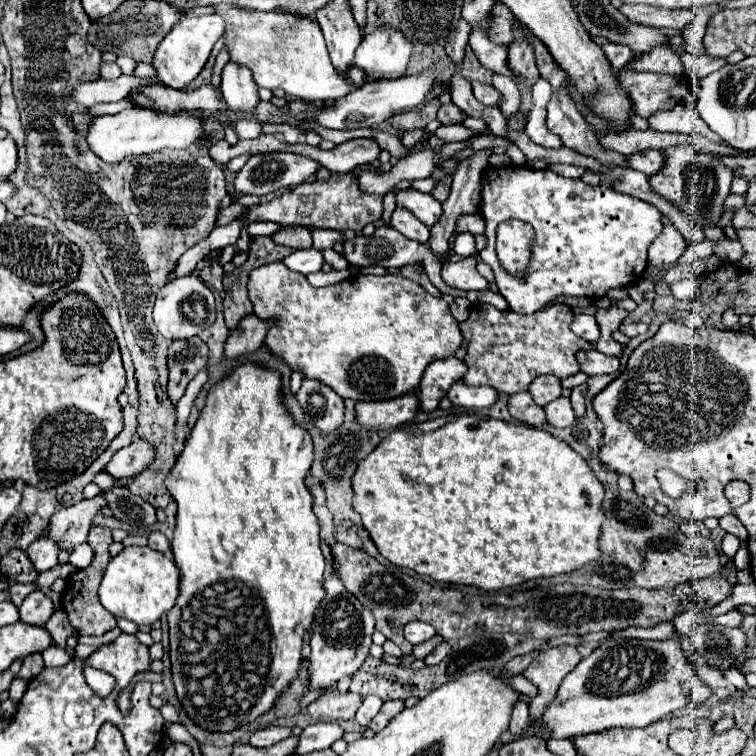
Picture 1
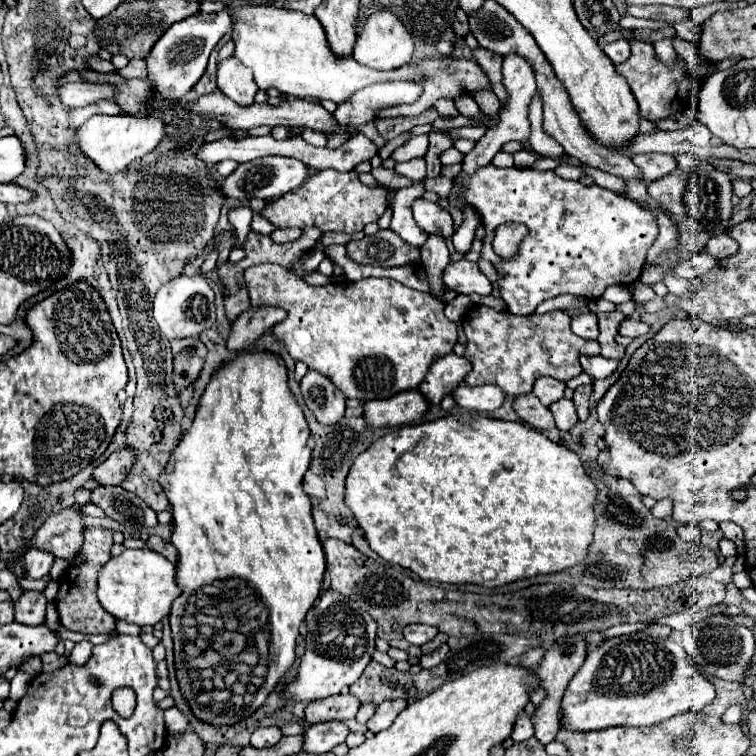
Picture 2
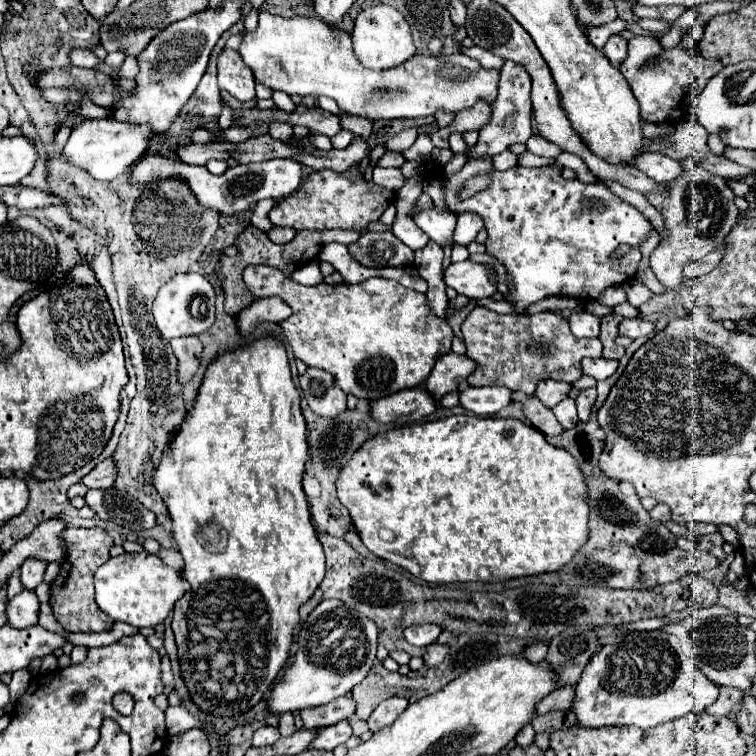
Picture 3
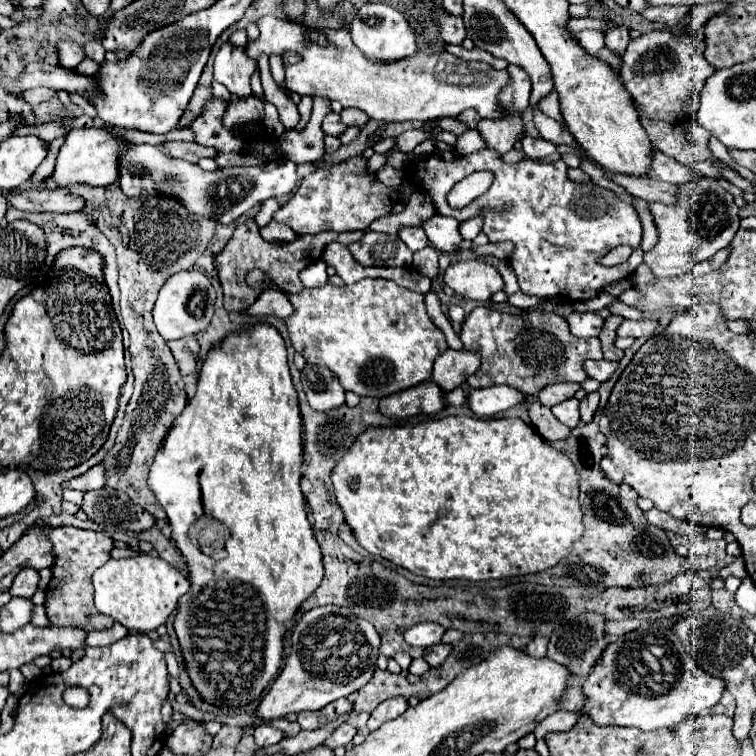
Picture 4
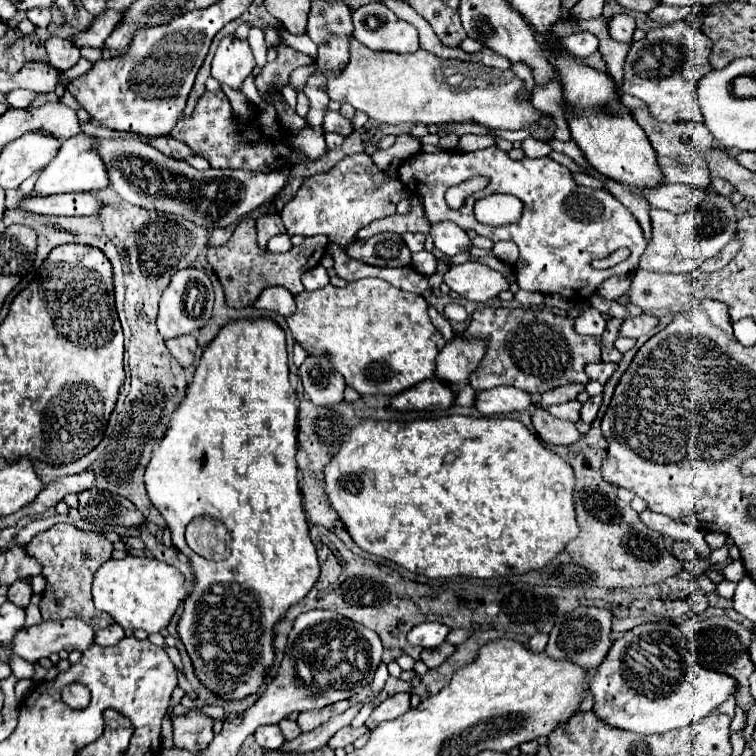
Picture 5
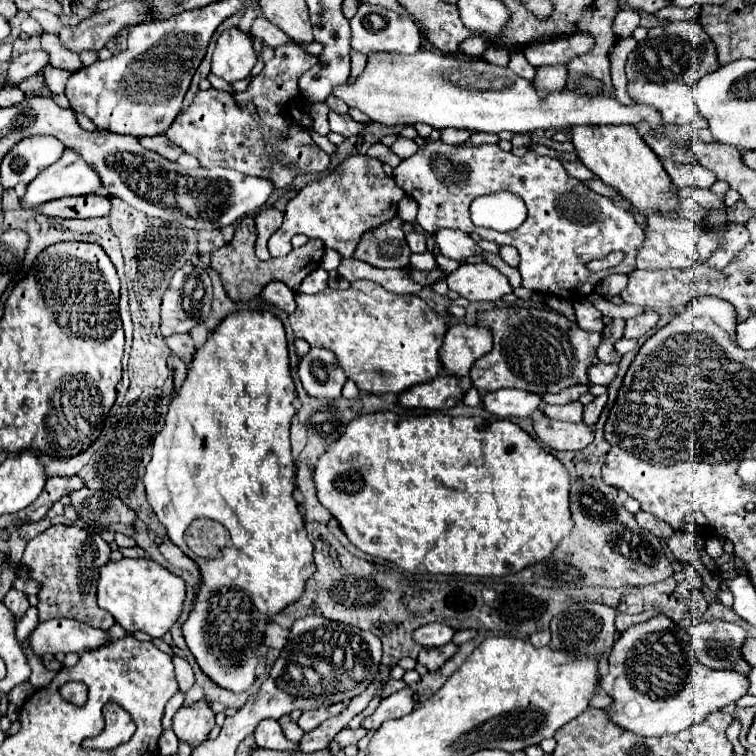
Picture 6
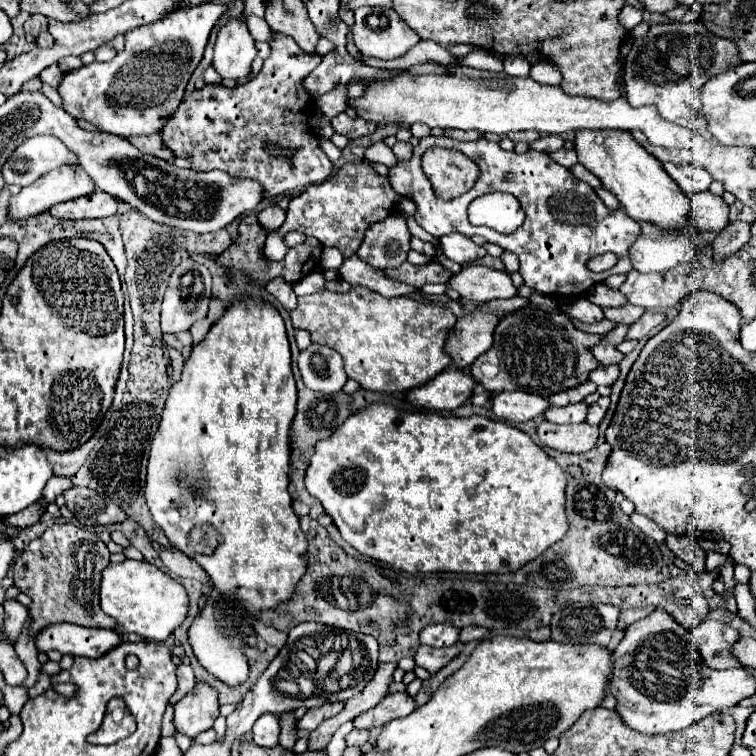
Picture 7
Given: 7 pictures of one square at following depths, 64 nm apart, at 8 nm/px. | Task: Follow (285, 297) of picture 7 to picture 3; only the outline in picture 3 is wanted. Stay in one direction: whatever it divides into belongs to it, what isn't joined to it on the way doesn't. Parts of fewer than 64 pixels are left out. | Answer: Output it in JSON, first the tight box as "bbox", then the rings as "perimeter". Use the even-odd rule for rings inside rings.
{"bbox":[238,296,292,334],"perimeter":[[[278,296],[256,298],[238,314],[238,328],[242,334],[250,334],[258,322],[282,322],[290,314],[292,310]]]}

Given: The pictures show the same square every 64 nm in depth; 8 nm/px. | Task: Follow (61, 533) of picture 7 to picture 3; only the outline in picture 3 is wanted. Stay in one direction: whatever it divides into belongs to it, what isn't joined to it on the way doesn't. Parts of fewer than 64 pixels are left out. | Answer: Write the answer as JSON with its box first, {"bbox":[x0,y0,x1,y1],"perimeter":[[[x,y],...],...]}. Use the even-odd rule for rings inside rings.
{"bbox":[50,528,112,632],"perimeter":[[[64,528],[60,534],[60,540],[66,546],[64,564],[60,568],[58,578],[50,586],[50,606],[54,612],[54,618],[62,624],[68,632],[102,632],[112,626],[112,620],[98,610],[94,602],[94,584],[92,576],[98,566],[102,566],[110,558],[112,538],[108,532],[100,528]],[[66,576],[66,578],[64,578]]]}

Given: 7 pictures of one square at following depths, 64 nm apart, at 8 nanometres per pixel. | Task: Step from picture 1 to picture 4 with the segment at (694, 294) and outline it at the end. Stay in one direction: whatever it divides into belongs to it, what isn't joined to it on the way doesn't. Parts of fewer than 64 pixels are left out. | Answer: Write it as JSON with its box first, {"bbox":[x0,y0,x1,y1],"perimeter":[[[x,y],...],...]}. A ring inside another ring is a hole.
{"bbox":[644,176,738,278],"perimeter":[[[702,176],[696,182],[680,186],[680,198],[676,206],[650,204],[656,228],[658,244],[644,252],[644,264],[658,278],[674,278],[688,274],[694,264],[704,260],[704,256],[714,256],[718,250],[726,248],[732,242],[732,236],[738,228],[738,206],[724,188],[716,184],[714,178]]]}

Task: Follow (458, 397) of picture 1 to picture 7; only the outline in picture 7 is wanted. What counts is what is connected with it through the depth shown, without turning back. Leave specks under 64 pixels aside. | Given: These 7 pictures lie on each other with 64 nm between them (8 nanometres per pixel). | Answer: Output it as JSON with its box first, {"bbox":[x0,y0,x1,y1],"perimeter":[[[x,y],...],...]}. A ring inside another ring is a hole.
{"bbox":[492,392,548,422],"perimeter":[[[498,392],[492,394],[492,412],[504,422],[528,422],[548,410],[548,400],[528,392]]]}

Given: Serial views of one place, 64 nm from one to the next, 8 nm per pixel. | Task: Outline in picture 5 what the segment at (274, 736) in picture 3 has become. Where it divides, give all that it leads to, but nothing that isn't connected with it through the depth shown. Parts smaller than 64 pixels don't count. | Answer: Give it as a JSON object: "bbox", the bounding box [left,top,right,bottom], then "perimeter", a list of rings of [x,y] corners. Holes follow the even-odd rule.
{"bbox":[254,724,284,750],"perimeter":[[[268,724],[268,726],[260,726],[254,732],[256,742],[264,748],[264,750],[278,750],[284,744],[284,736],[278,724]]]}

